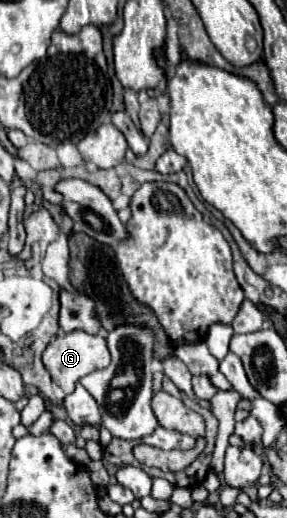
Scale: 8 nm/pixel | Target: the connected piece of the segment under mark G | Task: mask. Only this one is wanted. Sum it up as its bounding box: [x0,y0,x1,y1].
[43,330,111,394]

